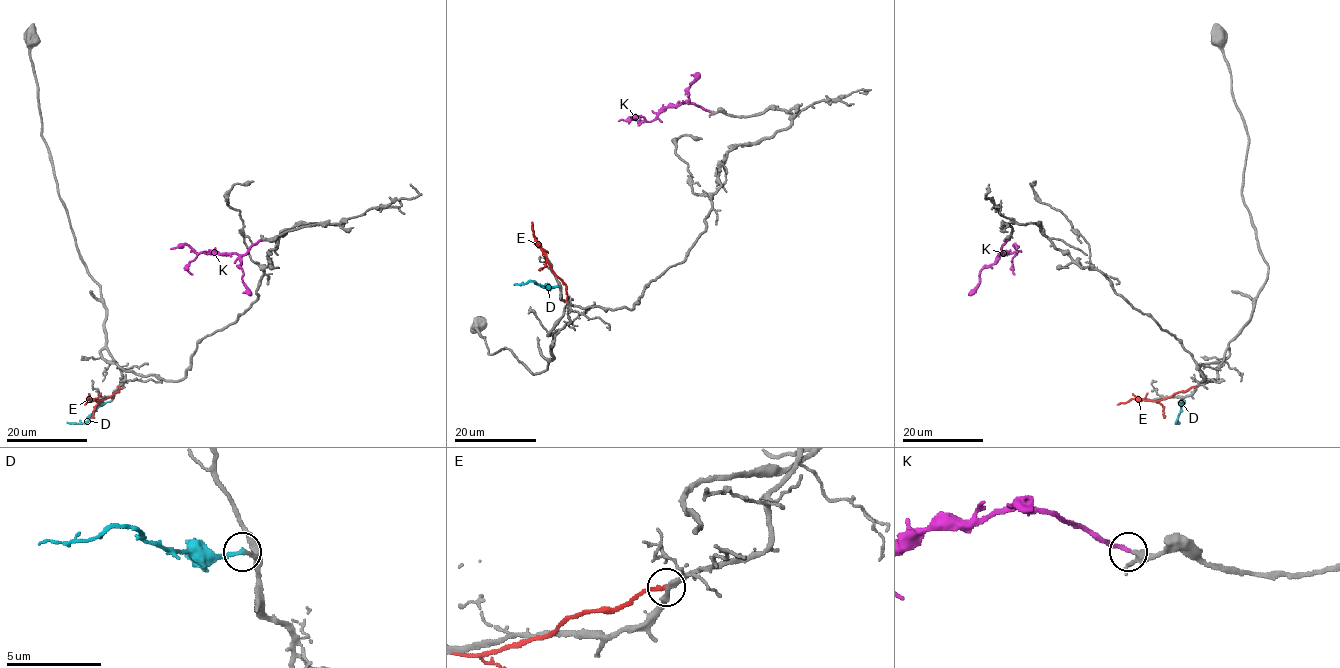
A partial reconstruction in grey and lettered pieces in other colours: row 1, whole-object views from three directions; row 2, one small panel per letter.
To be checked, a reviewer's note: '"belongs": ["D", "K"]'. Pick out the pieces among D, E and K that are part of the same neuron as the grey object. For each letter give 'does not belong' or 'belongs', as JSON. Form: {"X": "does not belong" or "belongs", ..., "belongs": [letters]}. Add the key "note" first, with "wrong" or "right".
{"note": "right", "D": "belongs", "E": "does not belong", "K": "belongs", "belongs": ["D", "K"]}

